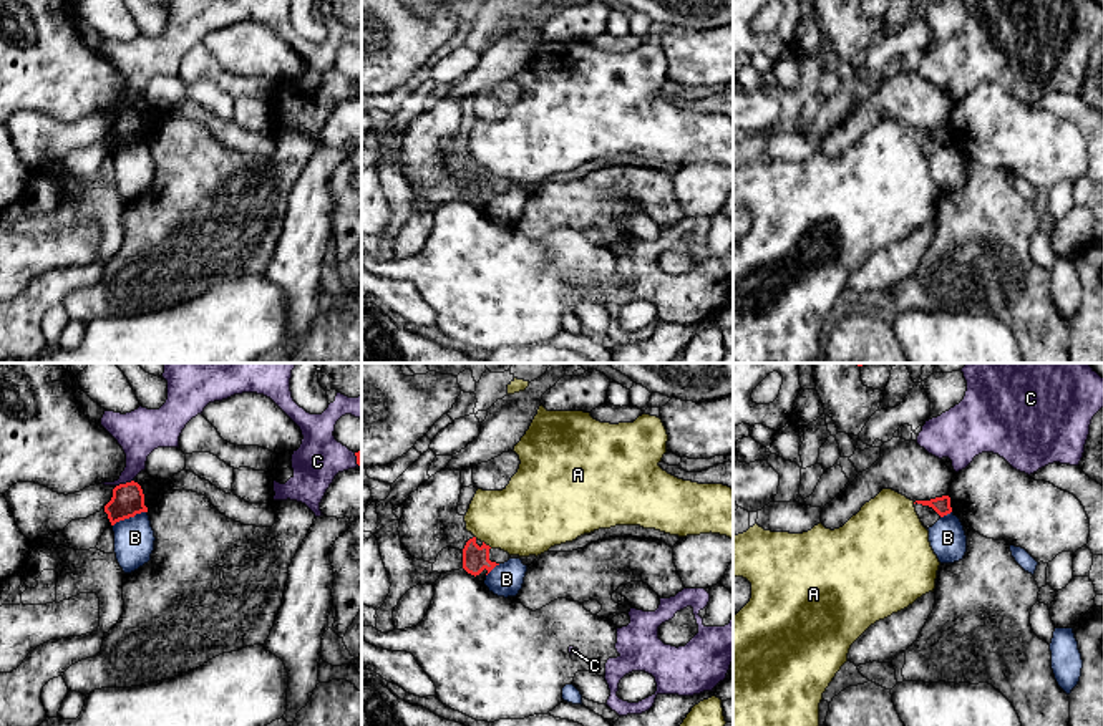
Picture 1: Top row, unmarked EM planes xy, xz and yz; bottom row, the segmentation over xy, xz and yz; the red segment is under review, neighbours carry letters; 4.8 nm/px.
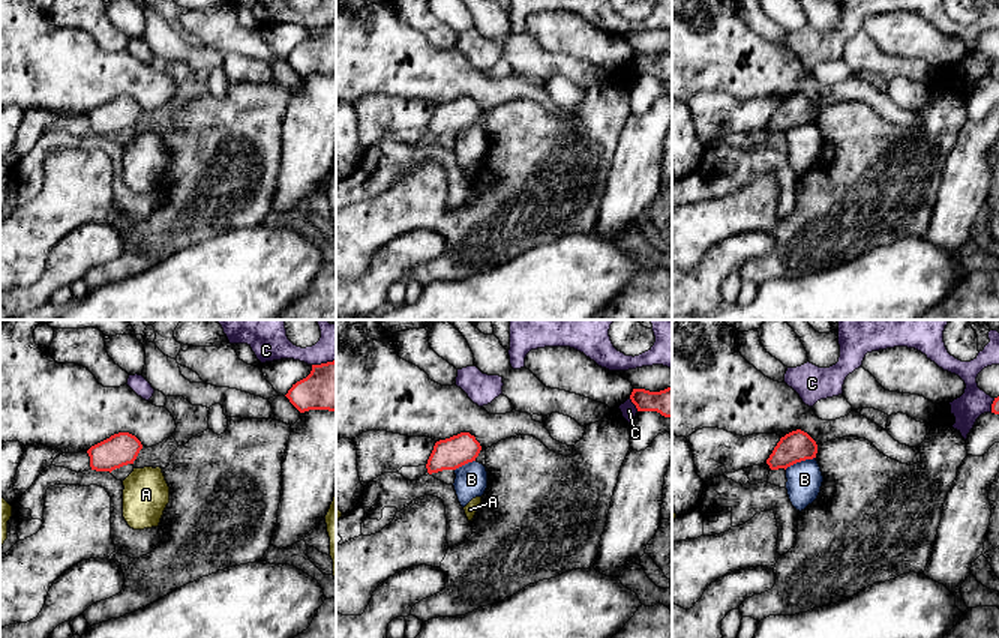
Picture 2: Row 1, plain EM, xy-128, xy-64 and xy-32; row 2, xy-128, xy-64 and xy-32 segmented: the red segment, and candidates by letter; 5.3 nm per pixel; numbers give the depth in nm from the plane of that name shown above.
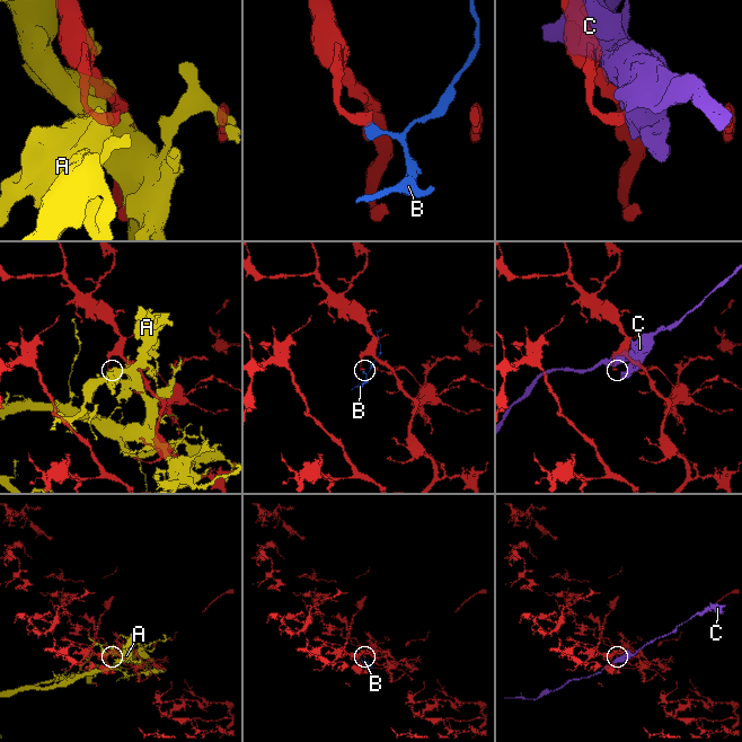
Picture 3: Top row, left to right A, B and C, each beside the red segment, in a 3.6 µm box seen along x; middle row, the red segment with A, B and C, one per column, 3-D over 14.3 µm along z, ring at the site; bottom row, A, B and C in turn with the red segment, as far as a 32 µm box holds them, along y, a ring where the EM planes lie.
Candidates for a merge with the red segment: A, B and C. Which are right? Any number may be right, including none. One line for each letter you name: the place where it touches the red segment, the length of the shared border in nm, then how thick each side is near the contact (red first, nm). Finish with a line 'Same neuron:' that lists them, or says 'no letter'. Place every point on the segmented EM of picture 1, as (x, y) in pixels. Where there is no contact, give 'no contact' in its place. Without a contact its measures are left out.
Same neuron: no letter

